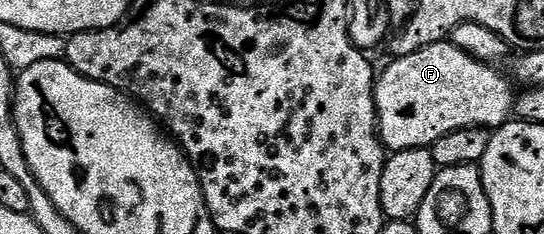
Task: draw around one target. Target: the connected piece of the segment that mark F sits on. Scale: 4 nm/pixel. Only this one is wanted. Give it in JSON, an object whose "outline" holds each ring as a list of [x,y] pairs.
{"outline":[[[446,39],[431,47],[415,51],[415,55],[399,57],[388,62],[385,70],[380,70],[375,81],[373,94],[377,104],[377,131],[386,150],[429,149],[443,135],[460,129],[496,130],[510,120],[515,109],[513,85],[500,73],[496,64],[480,61],[467,51],[459,51],[452,40]]]}

